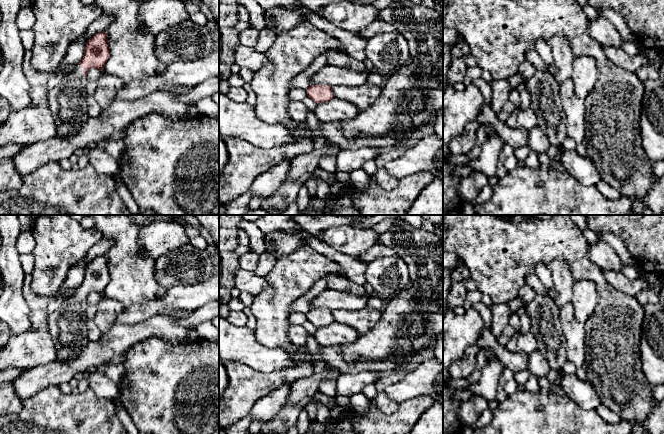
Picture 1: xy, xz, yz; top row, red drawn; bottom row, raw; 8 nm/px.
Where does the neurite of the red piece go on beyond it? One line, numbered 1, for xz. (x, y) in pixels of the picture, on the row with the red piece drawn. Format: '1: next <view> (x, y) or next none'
1: next none

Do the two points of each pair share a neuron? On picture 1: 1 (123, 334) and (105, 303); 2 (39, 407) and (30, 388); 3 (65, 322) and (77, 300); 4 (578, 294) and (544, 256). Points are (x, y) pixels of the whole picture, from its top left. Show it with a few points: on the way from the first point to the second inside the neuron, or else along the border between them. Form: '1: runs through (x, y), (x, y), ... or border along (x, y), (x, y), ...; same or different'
1: border along (114, 324), (101, 336); different
2: border along (55, 385), (44, 387), (22, 400); different
3: runs through (70, 317), (76, 305); same
4: border along (574, 280), (590, 280), (596, 290); different

